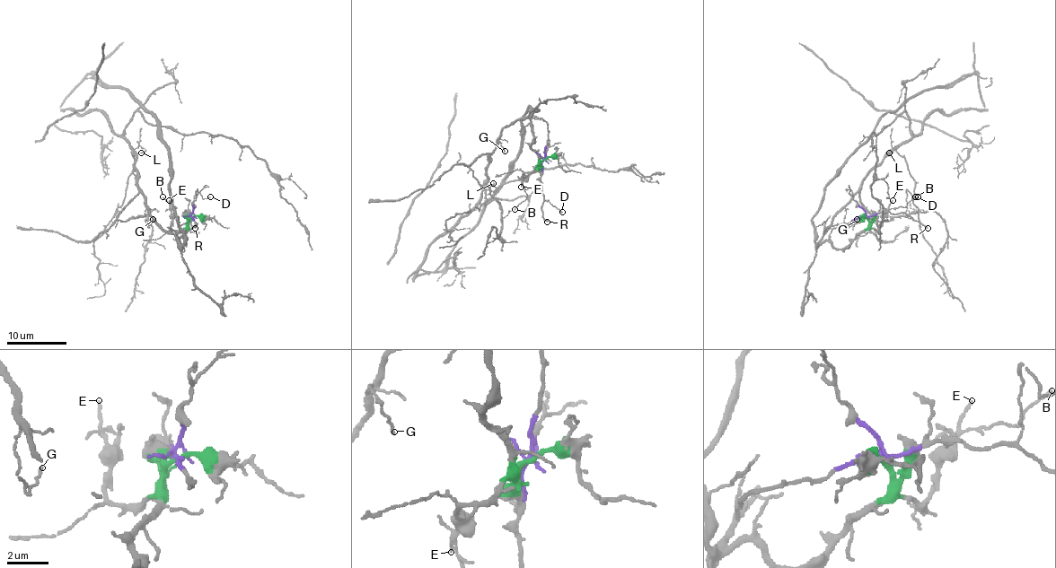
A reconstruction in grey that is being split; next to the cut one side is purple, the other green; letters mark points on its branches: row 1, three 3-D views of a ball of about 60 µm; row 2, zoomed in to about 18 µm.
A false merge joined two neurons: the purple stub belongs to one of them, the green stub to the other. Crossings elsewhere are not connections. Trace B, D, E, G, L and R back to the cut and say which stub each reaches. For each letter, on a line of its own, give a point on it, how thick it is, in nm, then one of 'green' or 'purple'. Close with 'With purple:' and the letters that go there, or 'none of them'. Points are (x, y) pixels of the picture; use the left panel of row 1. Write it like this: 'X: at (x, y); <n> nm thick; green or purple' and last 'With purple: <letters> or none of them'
B: at (162, 196); 90 nm thick; green
D: at (210, 196); 110 nm thick; purple
E: at (169, 200); 120 nm thick; green
G: at (153, 219); 110 nm thick; purple
L: at (141, 152); 130 nm thick; purple
R: at (195, 228); 160 nm thick; purple
With purple: D, G, L, R

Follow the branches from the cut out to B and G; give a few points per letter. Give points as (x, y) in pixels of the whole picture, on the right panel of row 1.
B: (865, 217), (878, 230), (881, 216), (885, 212), (904, 207), (916, 196)
G: (865, 217), (831, 225), (822, 231), (824, 234), (831, 221), (842, 210), (849, 225), (858, 219)

